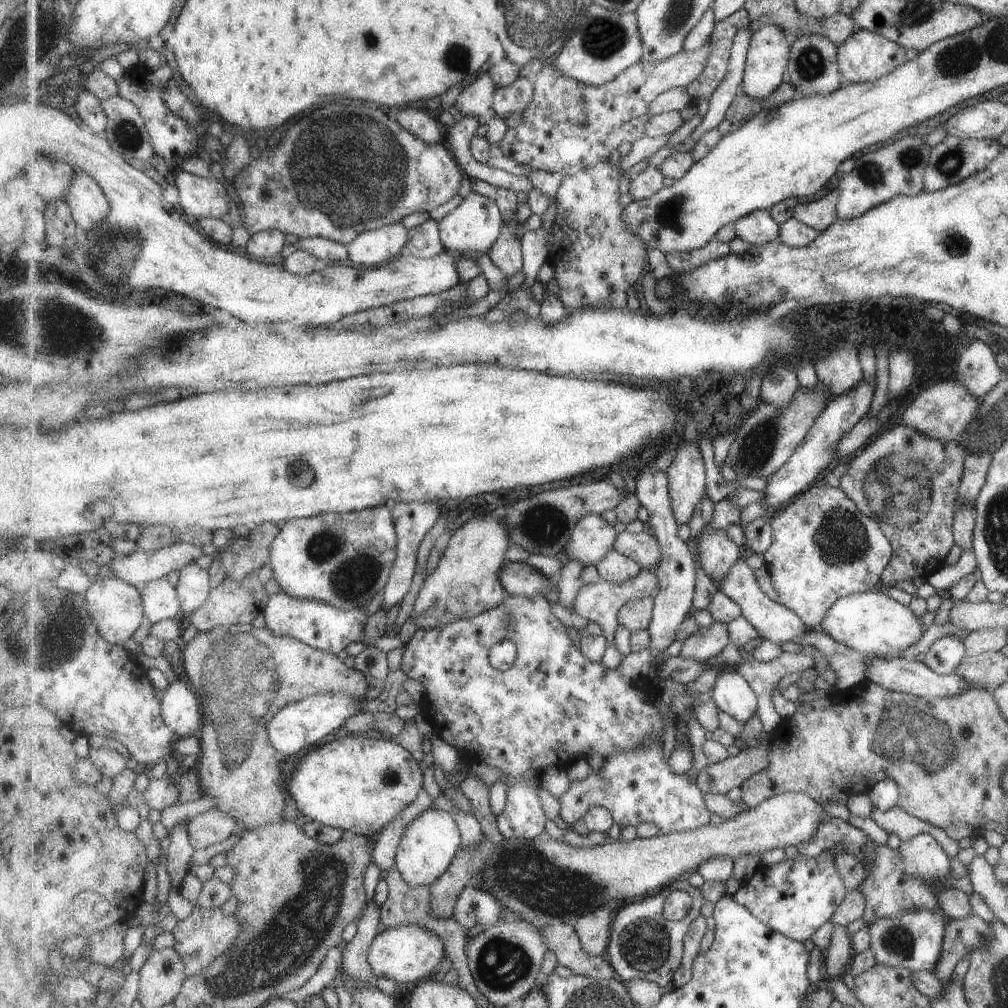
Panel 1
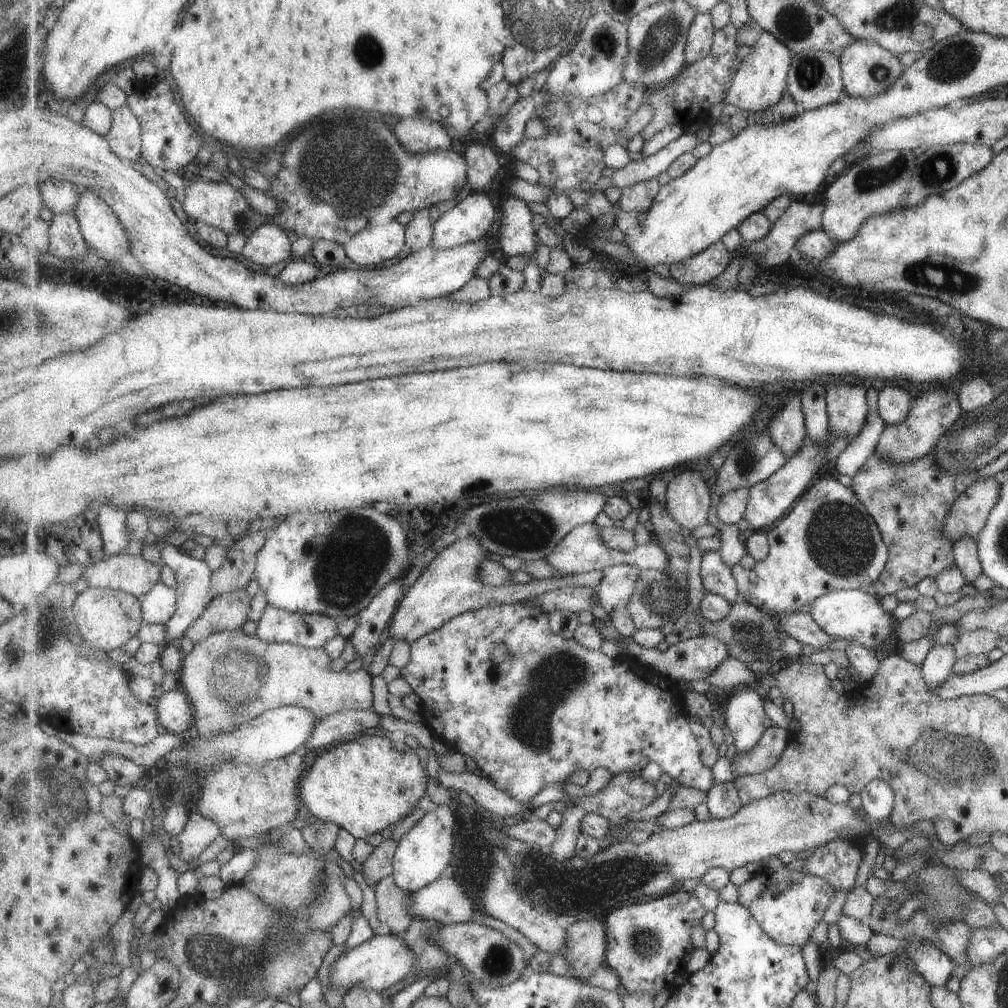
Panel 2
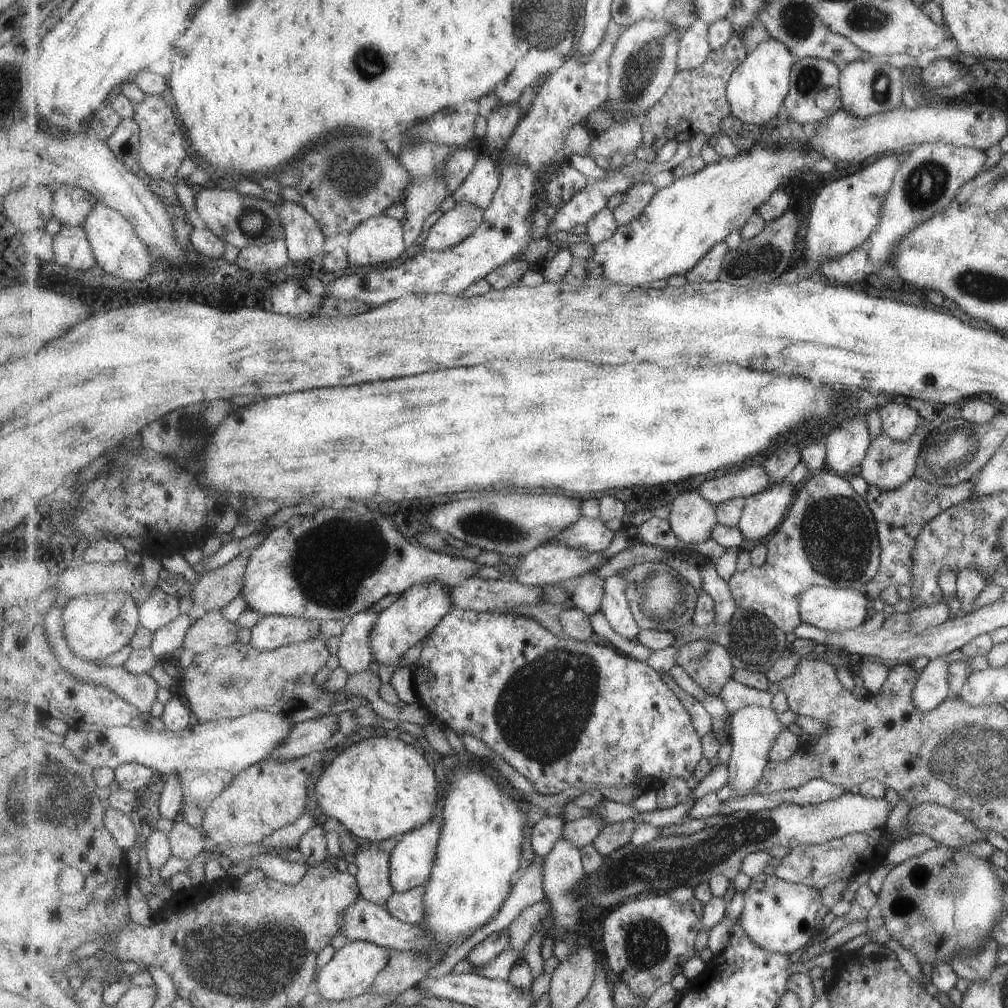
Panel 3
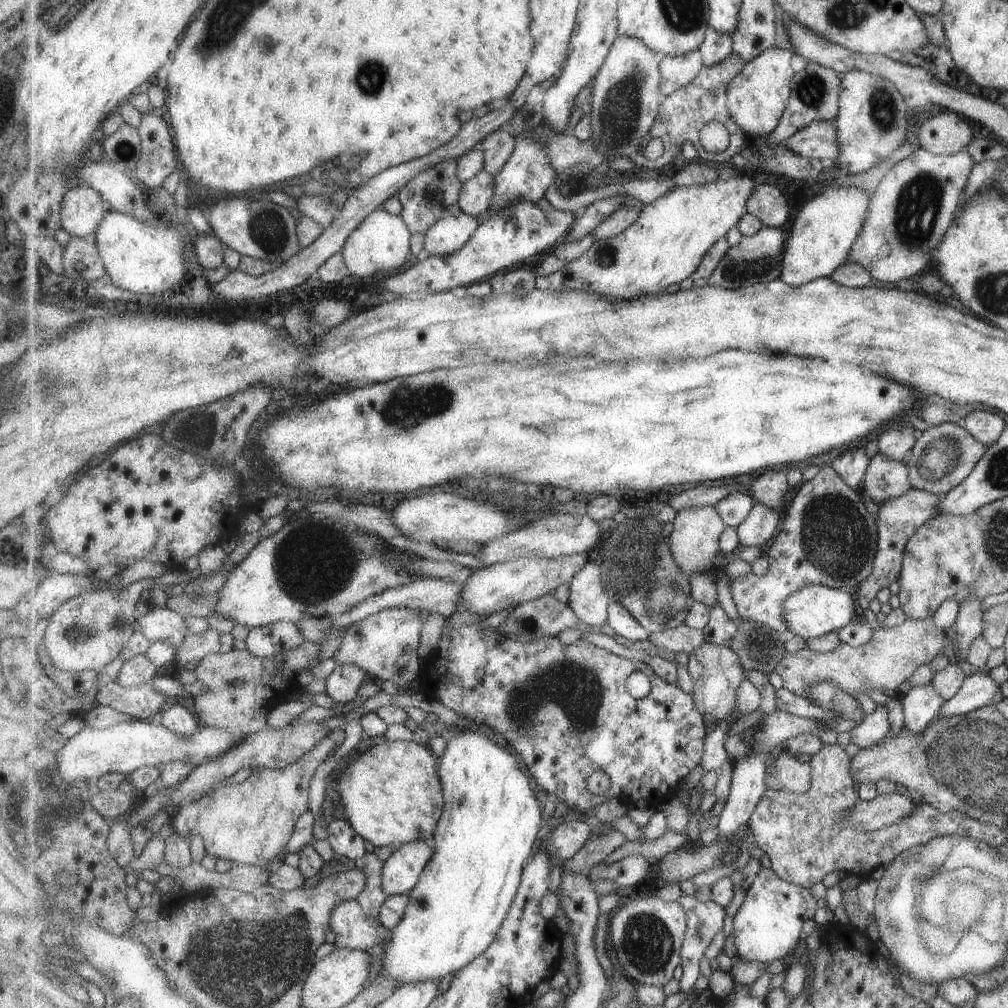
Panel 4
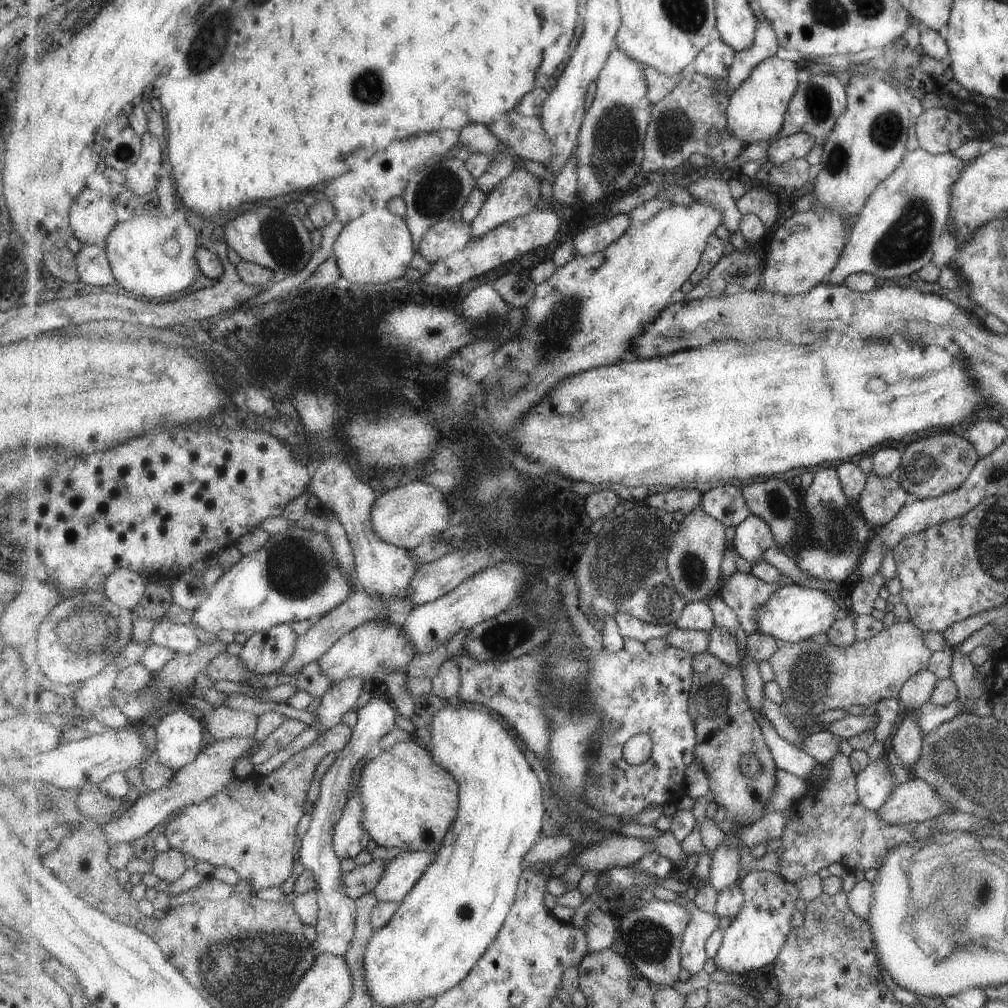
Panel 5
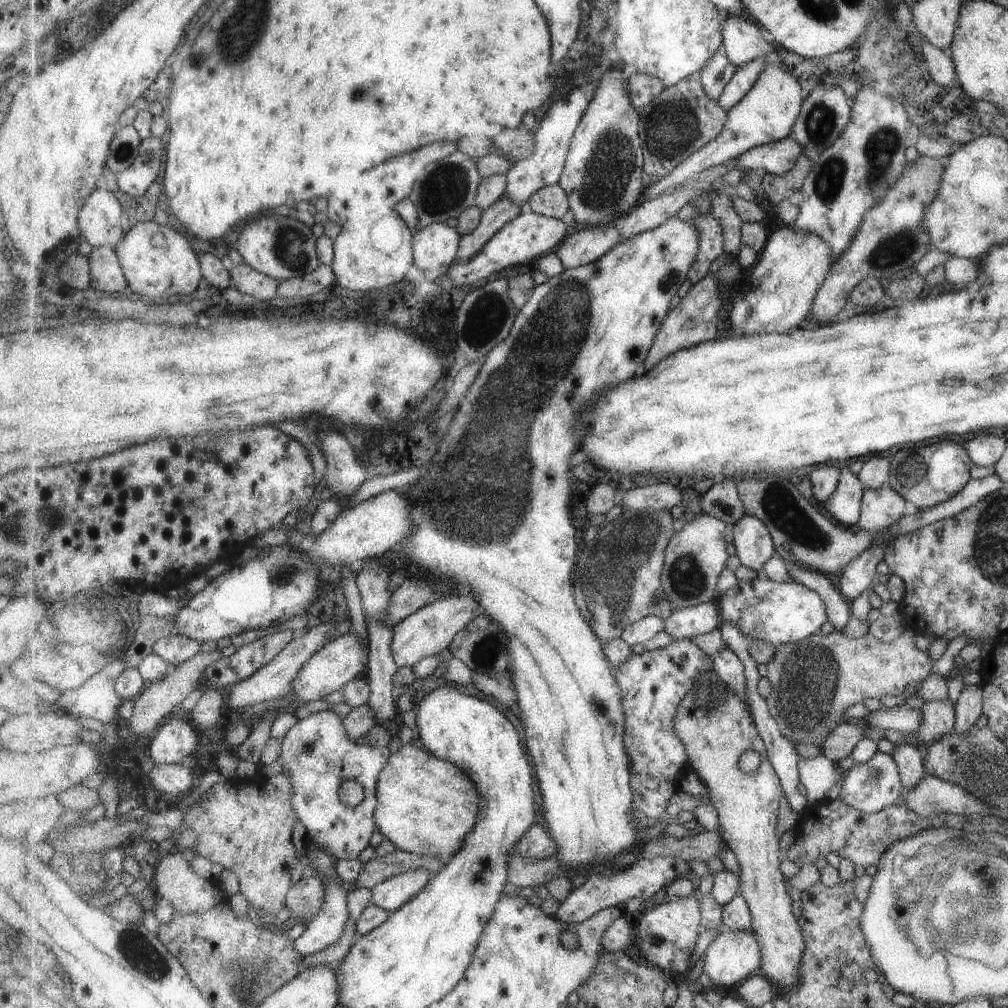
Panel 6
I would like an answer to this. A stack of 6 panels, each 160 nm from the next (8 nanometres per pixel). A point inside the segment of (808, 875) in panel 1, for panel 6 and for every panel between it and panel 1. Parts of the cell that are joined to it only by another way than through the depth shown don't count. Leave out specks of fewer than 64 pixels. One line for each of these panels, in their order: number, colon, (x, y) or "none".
2: (788, 904)
3: (781, 917)
4: (767, 926)
5: (756, 936)
6: (733, 955)

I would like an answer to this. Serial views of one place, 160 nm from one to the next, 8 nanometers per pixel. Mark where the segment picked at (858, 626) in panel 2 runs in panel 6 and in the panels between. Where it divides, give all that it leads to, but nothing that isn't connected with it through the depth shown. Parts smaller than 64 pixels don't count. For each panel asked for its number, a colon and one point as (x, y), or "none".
3: (835, 610)
4: (815, 610)
5: (794, 613)
6: (779, 613)

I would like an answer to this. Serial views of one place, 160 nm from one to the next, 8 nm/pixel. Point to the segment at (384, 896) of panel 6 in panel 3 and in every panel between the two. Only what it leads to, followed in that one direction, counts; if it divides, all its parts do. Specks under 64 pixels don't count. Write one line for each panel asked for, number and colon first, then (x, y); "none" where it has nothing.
3: (412, 863)
4: (402, 872)
5: (401, 875)

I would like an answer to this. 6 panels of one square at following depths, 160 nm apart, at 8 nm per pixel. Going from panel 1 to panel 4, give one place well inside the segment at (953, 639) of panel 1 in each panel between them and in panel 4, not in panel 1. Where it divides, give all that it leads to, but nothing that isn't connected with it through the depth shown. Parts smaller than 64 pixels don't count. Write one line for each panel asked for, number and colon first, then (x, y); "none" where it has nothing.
2: (935, 668)
3: (930, 688)
4: (920, 703)

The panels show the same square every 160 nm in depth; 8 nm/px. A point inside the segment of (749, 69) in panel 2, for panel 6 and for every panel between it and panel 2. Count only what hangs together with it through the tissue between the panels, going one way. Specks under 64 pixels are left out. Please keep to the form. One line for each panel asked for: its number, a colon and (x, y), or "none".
3: (760, 85)
4: (758, 96)
5: (757, 110)
6: (768, 113)

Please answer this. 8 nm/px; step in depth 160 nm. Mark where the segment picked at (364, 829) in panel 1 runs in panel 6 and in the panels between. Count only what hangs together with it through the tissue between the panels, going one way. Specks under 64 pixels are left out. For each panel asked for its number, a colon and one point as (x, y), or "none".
2: (364, 785)
3: (380, 787)
4: (392, 794)
5: (410, 802)
6: (426, 805)

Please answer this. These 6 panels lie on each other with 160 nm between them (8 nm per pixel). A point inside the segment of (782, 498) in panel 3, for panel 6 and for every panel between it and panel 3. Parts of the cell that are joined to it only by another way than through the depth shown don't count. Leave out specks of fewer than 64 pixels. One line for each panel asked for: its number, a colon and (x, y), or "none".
4: (761, 525)
5: (753, 537)
6: (753, 542)

